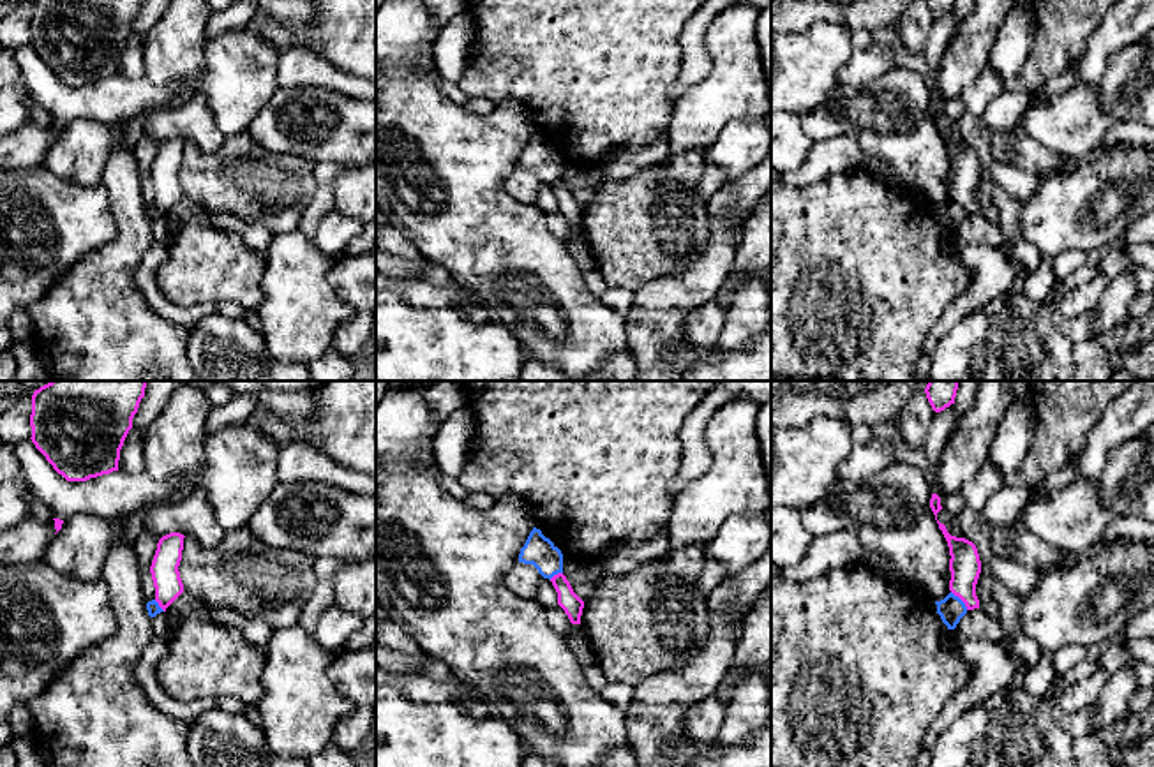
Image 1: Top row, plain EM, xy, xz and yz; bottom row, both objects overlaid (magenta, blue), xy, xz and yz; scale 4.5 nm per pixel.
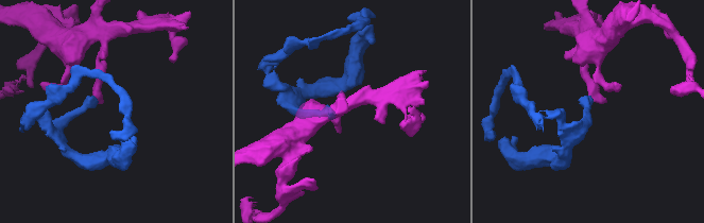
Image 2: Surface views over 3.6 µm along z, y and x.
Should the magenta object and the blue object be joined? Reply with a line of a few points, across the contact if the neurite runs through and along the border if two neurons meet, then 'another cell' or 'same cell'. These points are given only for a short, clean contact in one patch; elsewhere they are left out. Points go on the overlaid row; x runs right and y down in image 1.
line yz (951, 591), (967, 609); another cell

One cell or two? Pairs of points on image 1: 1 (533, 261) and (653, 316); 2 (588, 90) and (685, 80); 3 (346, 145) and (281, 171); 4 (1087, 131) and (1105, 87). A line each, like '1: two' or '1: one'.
1: two
2: two
3: two
4: two

